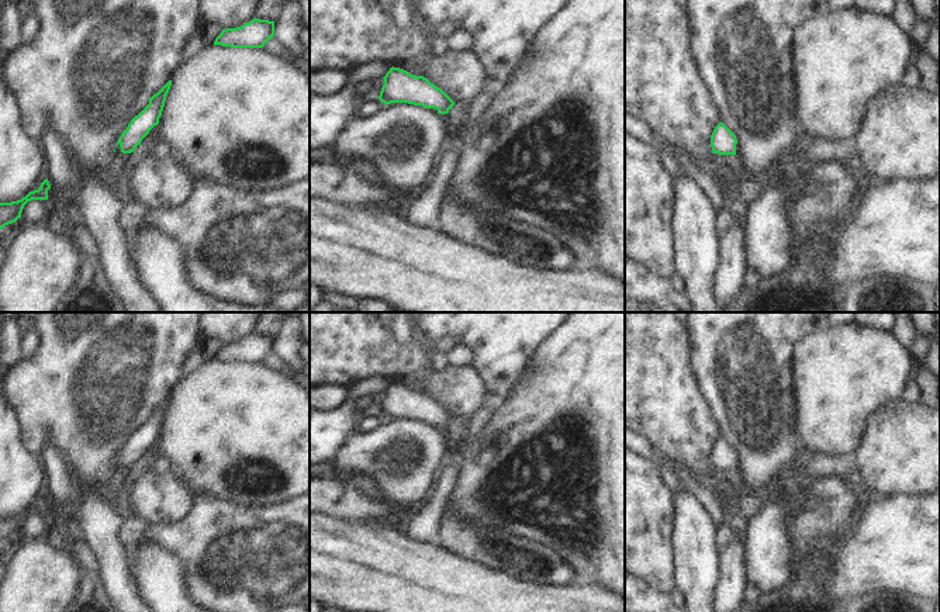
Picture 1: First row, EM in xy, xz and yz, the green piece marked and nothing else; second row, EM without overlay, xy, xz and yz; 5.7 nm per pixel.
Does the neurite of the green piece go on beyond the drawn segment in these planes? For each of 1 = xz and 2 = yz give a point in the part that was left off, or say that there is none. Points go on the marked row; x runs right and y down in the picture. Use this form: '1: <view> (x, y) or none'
1: none
2: none

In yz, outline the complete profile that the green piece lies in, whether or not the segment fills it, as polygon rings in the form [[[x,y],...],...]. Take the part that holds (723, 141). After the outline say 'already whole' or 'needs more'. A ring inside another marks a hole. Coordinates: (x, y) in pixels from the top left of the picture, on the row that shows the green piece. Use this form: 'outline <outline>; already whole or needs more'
outline [[[719,122],[711,135],[713,153],[736,155],[736,144],[736,135],[723,122]]]; already whole

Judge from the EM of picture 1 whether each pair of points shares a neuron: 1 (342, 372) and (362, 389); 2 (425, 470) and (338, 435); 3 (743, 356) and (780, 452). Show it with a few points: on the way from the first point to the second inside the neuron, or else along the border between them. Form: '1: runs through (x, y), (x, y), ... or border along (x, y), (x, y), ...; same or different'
1: border along (389, 381), (382, 377), (366, 377), (348, 386); different
2: border along (358, 429), (332, 463); different
3: runs through (747, 380), (756, 414), (763, 428); same

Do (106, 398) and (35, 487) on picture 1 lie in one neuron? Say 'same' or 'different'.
different

